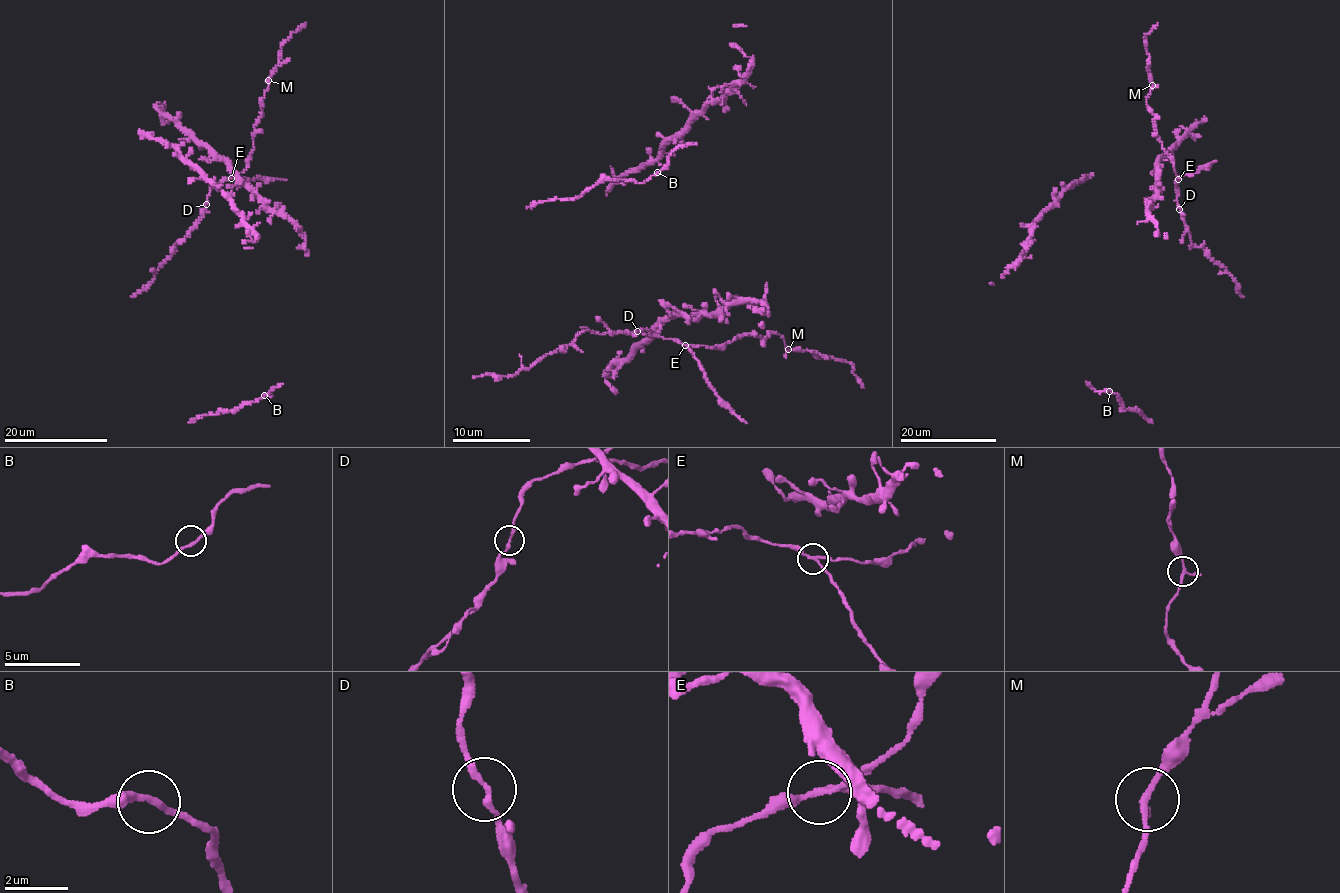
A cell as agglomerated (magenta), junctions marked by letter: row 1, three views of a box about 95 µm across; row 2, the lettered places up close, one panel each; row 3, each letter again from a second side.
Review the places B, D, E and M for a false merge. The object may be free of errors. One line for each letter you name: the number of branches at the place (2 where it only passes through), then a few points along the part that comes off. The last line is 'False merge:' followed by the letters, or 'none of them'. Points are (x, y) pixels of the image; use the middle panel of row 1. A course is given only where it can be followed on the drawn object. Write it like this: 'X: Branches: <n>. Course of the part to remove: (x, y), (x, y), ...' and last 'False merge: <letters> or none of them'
E: Branches: 3. Course of the part to remove: (684, 345), (714, 394), (747, 423)
False merge: E

